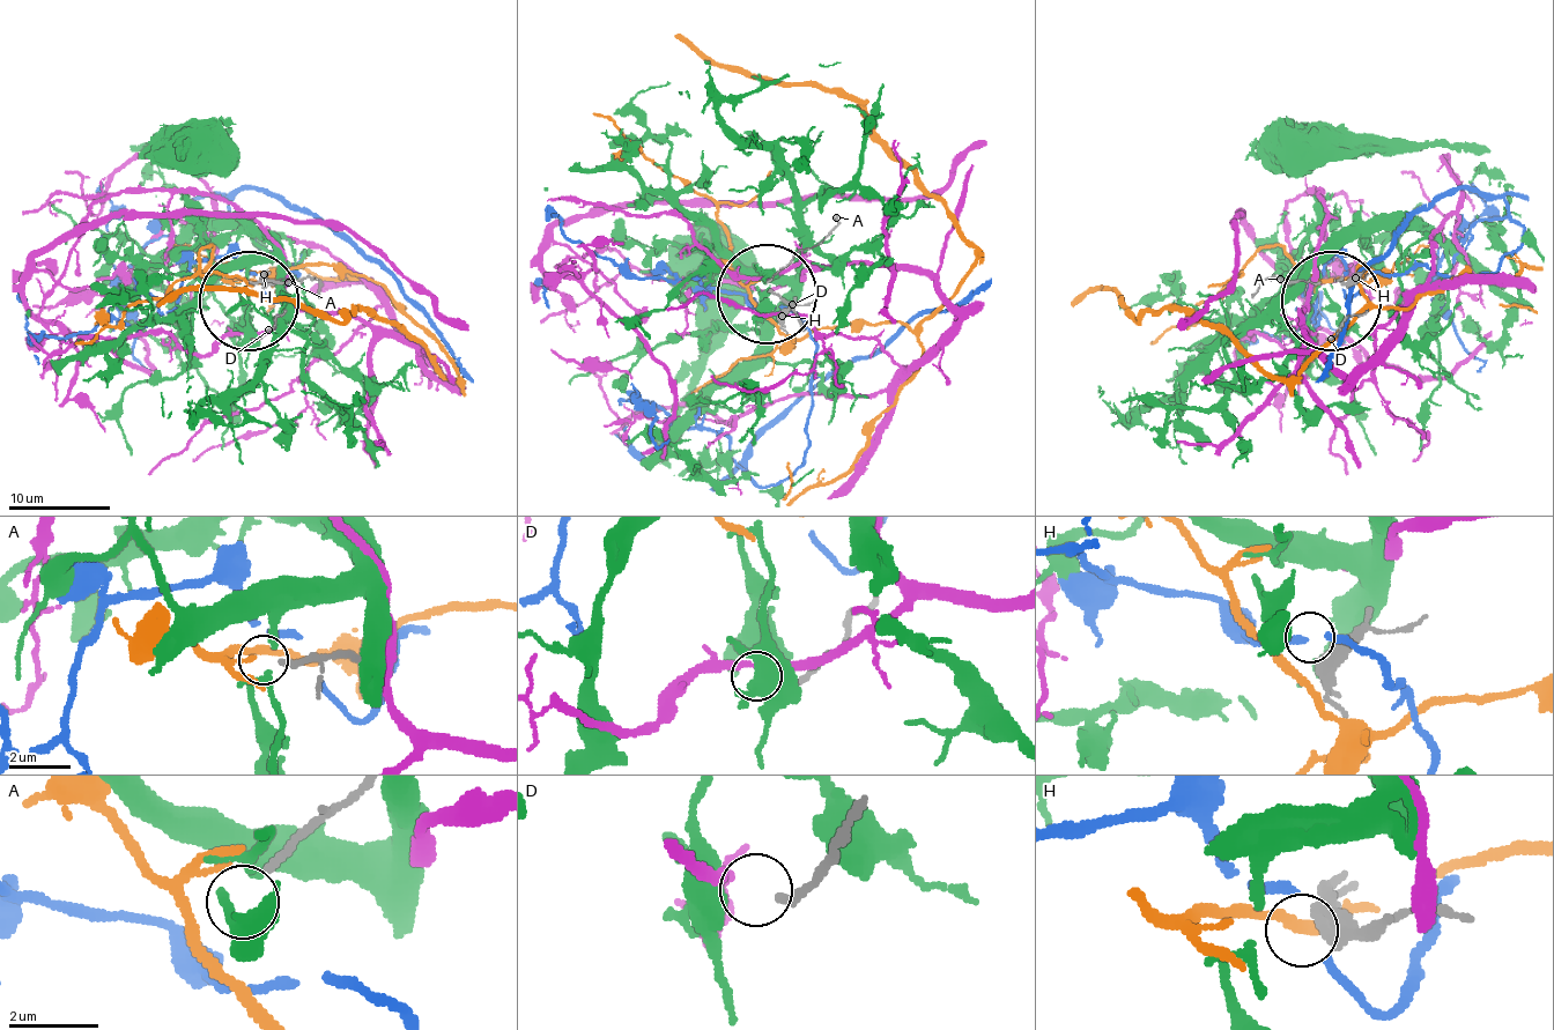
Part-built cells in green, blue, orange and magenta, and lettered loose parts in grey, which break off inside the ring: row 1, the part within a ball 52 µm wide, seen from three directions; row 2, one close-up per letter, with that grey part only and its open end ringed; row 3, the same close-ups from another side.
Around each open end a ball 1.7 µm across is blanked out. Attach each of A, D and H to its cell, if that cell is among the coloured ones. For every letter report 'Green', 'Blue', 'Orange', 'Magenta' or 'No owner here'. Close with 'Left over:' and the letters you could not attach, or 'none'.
A: No owner here
D: No owner here
H: No owner here
Left over: A, D, H

